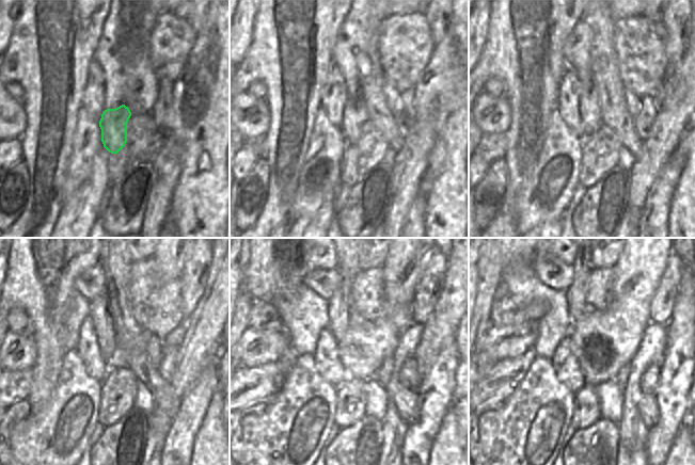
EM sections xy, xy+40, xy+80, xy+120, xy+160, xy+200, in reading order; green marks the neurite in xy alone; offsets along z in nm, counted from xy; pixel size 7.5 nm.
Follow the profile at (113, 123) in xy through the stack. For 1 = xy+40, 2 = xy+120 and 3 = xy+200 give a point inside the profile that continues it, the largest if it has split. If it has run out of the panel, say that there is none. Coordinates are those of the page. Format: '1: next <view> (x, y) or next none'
1: next xy+40 (356, 114)
2: next xy+120 (115, 269)
3: next xy+200 (575, 294)

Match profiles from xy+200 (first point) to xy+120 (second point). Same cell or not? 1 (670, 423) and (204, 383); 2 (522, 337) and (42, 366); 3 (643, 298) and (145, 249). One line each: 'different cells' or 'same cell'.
1: same cell
2: different cells
3: different cells

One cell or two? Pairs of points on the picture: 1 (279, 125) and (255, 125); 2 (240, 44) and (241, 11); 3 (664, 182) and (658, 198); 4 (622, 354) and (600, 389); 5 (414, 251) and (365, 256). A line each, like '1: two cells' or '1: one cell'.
1: two cells
2: one cell
3: one cell
4: two cells
5: two cells

